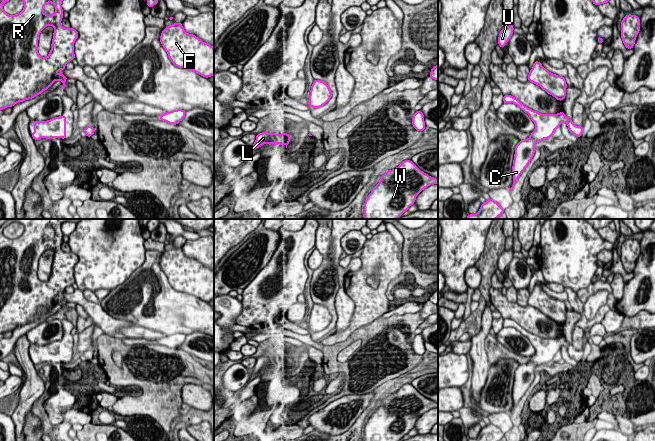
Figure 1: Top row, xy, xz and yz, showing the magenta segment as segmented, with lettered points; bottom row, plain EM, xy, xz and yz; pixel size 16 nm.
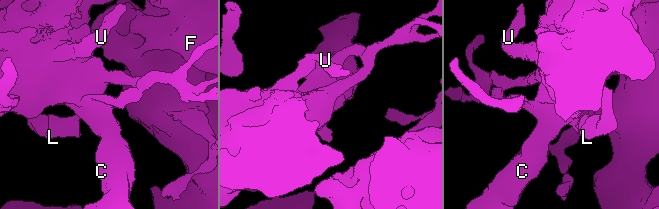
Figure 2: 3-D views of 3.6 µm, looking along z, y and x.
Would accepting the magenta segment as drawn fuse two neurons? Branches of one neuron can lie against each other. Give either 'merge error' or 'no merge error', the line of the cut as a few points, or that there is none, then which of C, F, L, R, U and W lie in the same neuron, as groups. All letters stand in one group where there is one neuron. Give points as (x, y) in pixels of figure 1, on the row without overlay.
no merge error | no cut | C F L R U W

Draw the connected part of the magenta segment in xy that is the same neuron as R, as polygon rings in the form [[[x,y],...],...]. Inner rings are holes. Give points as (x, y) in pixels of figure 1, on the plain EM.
[[[7,219],[0,227],[0,334],[13,331],[19,326],[29,324],[41,318],[43,315],[59,304],[65,312],[68,303],[63,298],[65,289],[75,283],[74,267],[79,261],[73,252],[64,252],[61,248],[63,236],[61,227],[64,222],[78,223],[82,219]],[[12,222],[21,223],[24,226],[23,234],[16,239],[4,236],[3,230]],[[52,227],[55,237],[47,239],[43,236],[44,230]],[[46,250],[53,250],[54,257],[51,274],[47,281],[38,278],[38,264],[41,255]]]

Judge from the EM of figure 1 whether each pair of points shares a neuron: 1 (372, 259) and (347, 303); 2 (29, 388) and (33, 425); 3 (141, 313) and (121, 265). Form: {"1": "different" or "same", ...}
{"1": "different", "2": "different", "3": "different"}

